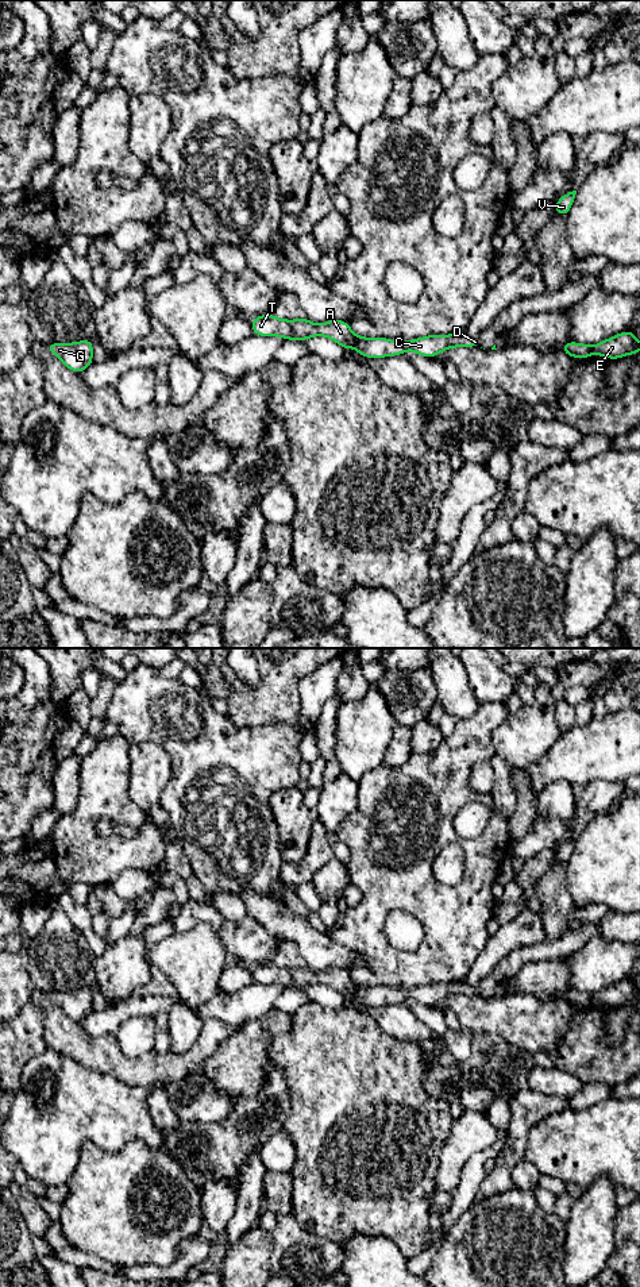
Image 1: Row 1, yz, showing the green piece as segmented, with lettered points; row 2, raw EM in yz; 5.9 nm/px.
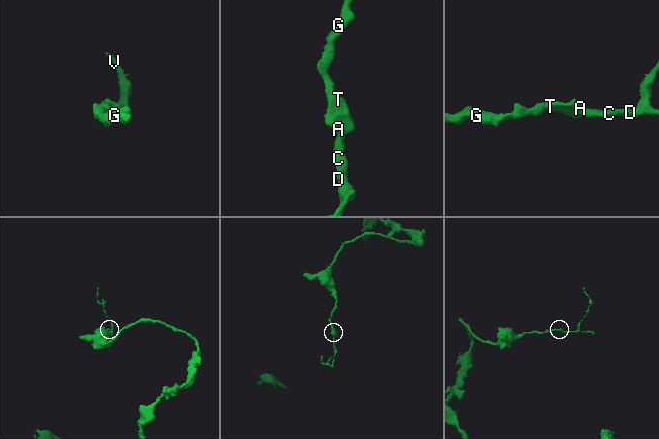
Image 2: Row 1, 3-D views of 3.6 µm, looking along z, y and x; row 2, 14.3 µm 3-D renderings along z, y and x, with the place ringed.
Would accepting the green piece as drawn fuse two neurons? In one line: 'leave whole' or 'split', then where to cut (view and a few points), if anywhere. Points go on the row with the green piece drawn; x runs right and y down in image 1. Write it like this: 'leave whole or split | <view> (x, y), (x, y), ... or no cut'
leave whole | no cut

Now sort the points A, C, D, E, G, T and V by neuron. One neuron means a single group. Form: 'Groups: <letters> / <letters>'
Groups: A C D E G T V

